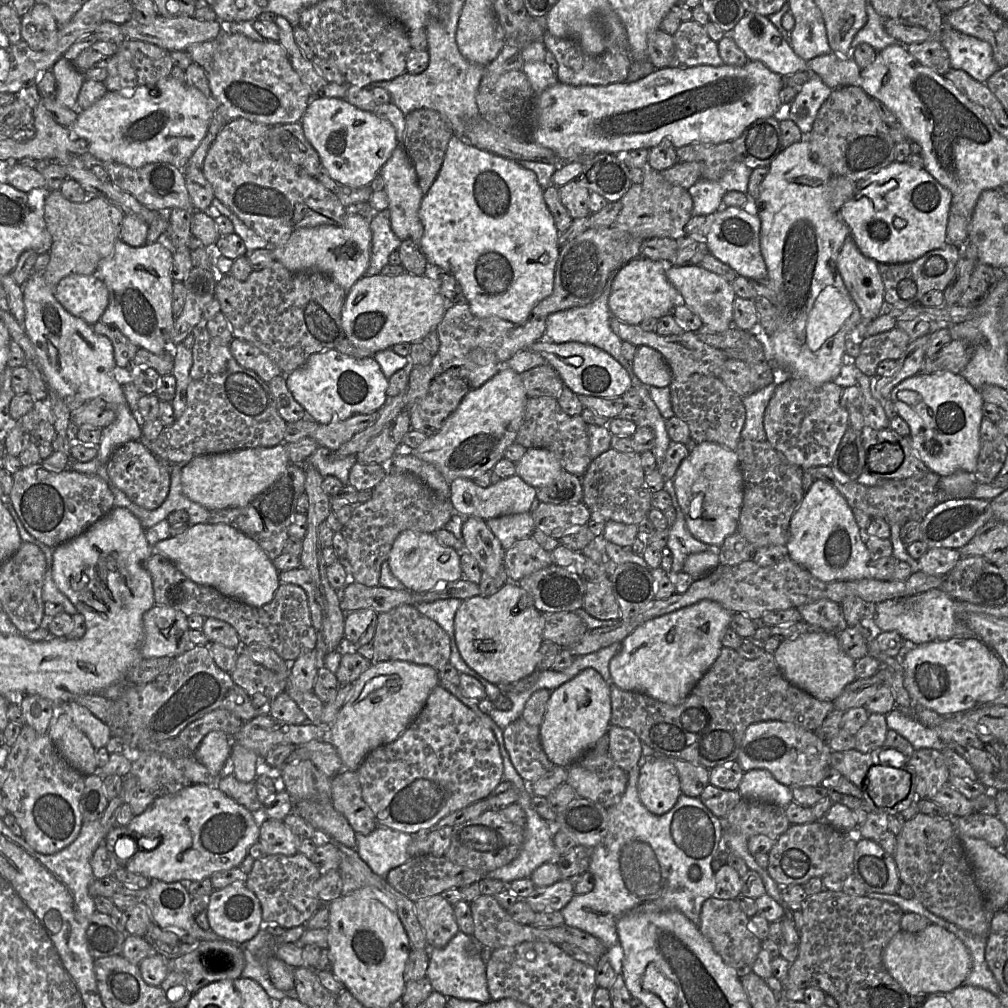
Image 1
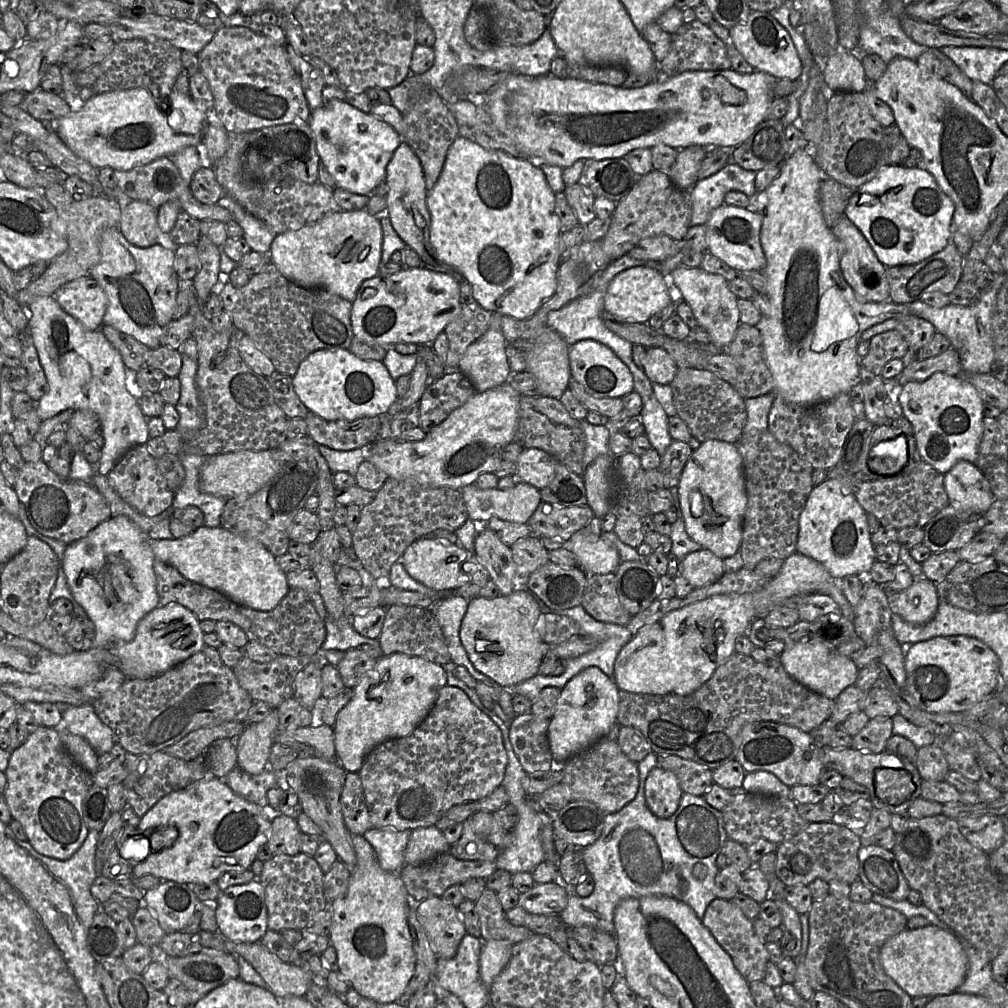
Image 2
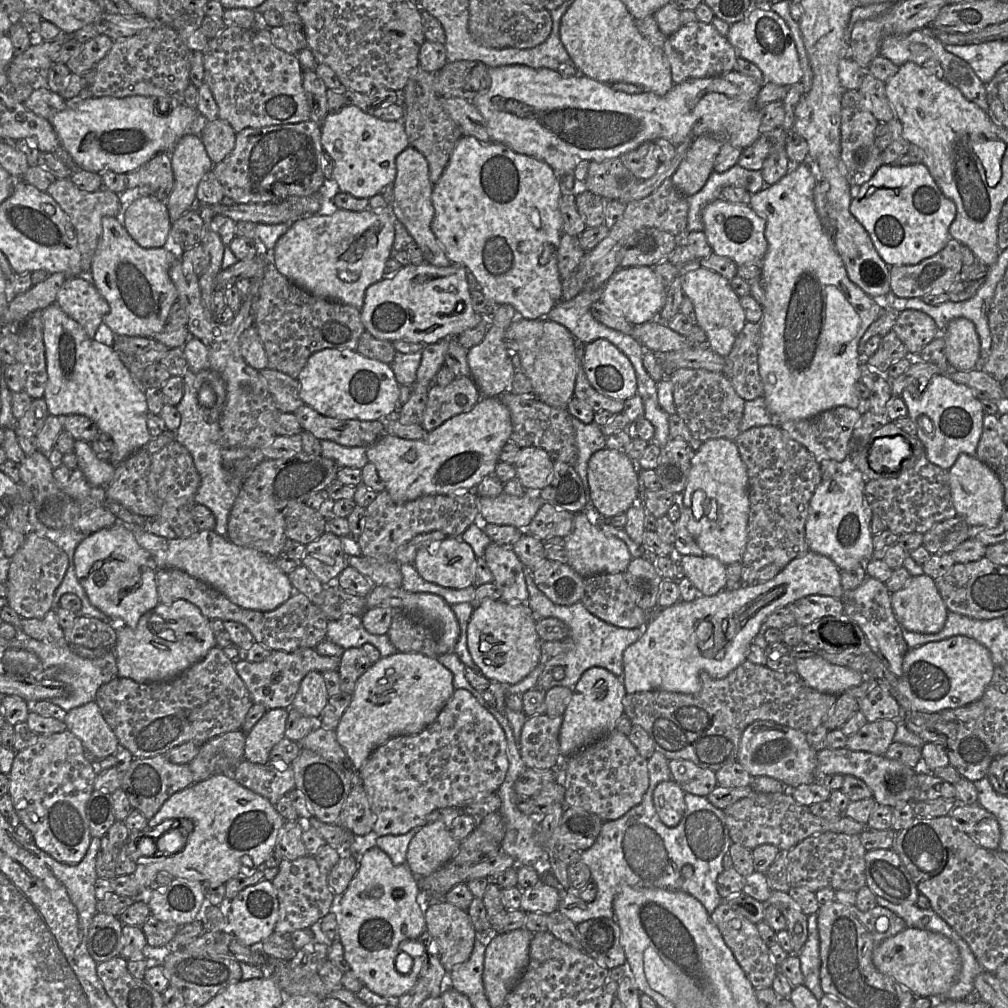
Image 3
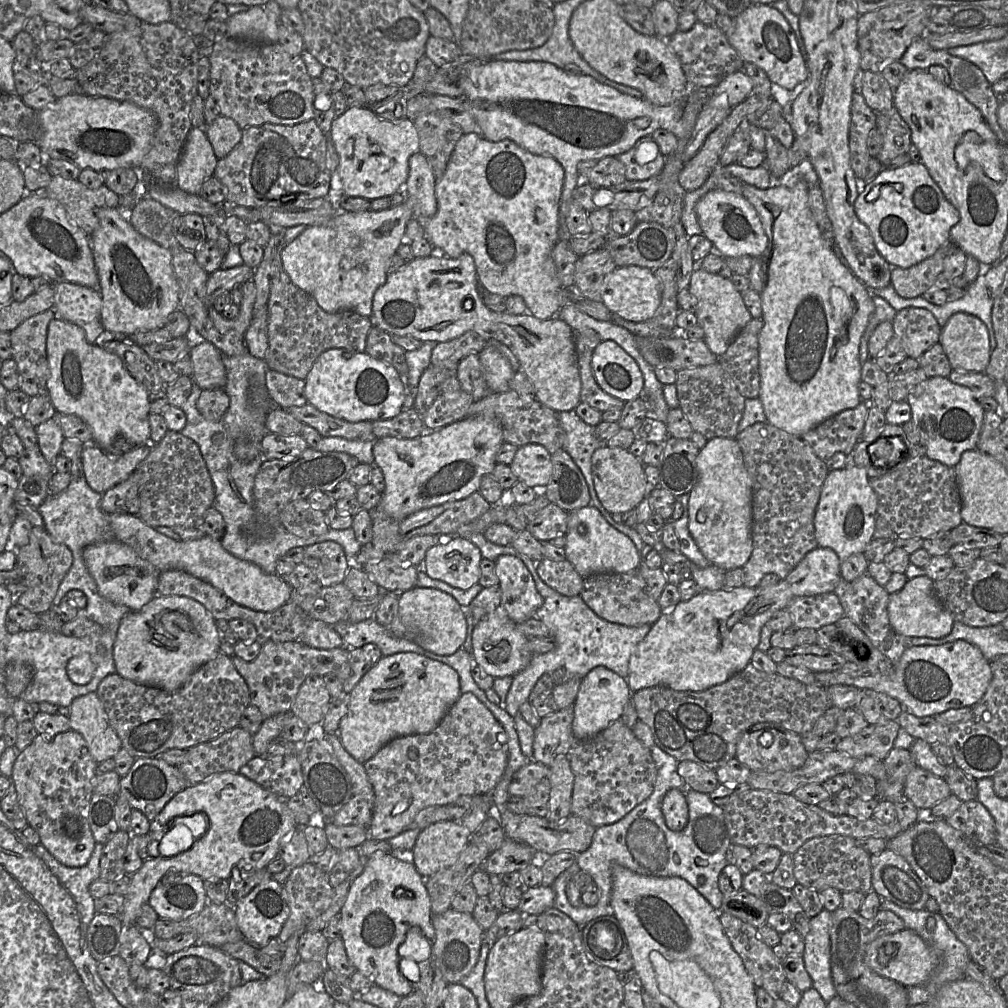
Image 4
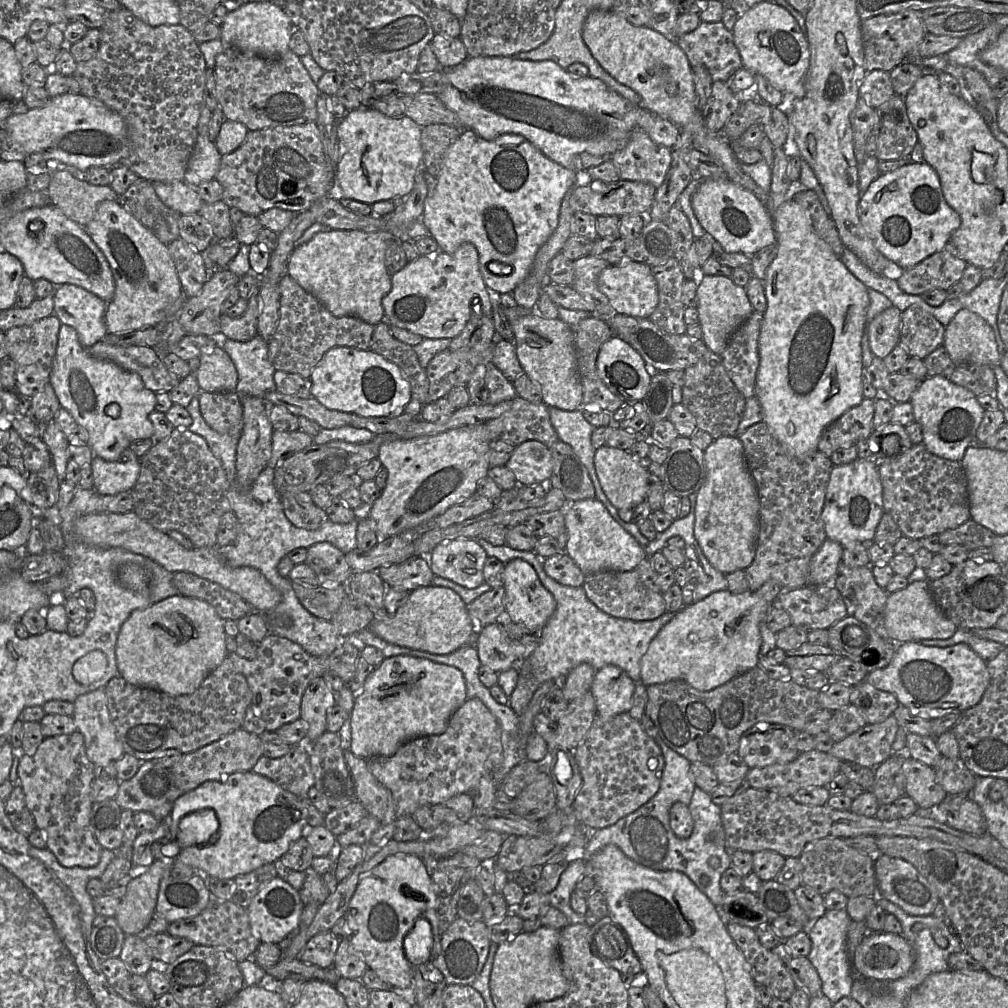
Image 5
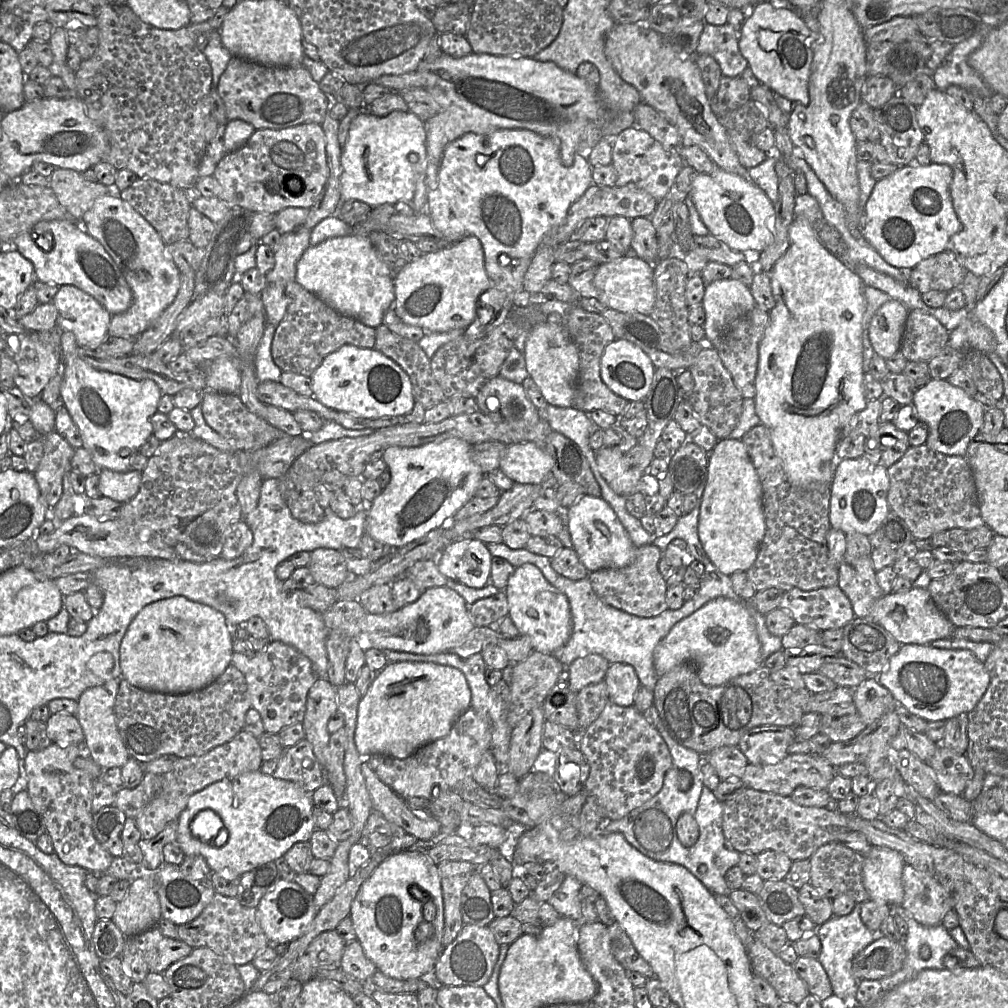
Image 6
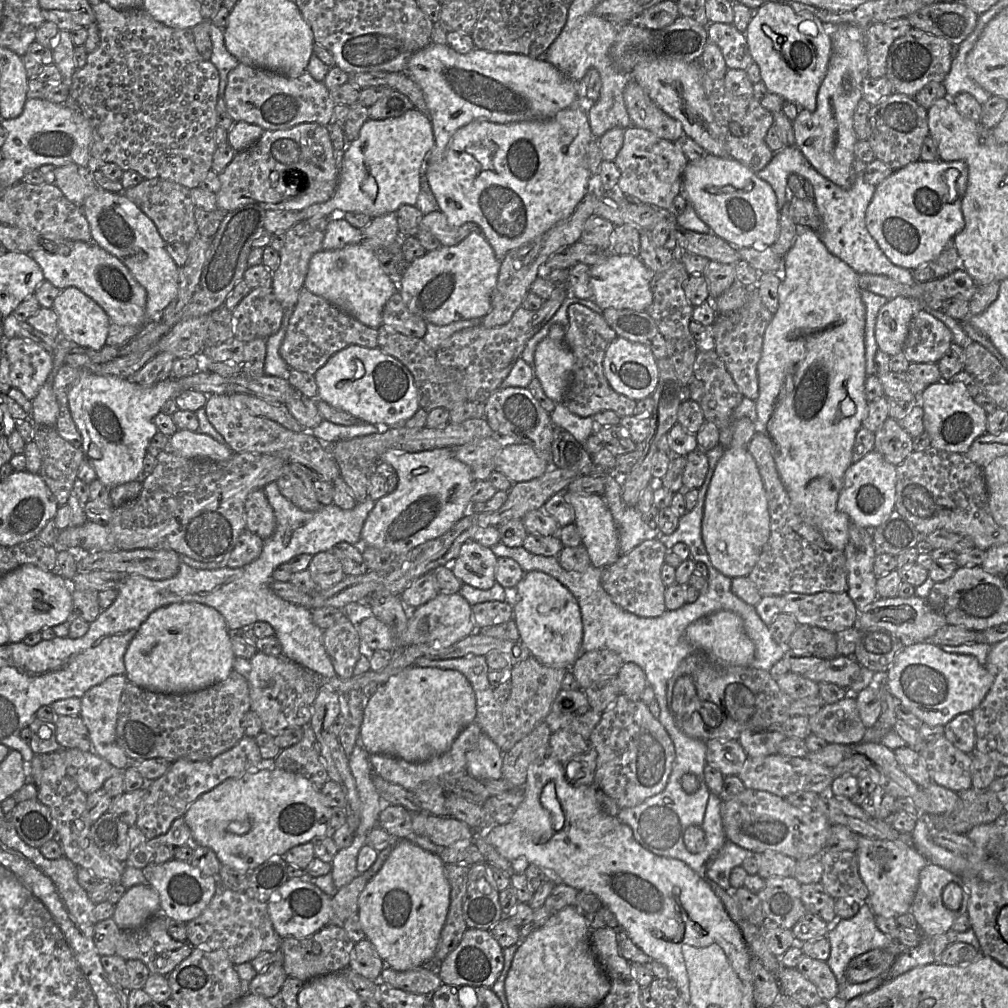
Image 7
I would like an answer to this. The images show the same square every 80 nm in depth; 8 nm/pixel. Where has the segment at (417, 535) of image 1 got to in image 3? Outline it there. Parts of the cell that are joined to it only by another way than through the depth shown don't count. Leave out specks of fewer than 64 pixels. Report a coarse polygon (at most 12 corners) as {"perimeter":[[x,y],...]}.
{"perimeter":[[448,537],[420,548],[413,566],[428,582],[474,583],[469,544]]}

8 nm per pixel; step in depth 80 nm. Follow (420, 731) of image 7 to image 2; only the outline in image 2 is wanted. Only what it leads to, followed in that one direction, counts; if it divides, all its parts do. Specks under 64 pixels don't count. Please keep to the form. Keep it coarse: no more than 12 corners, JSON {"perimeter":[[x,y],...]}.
{"perimeter":[[382,656],[333,726],[337,761],[359,773],[409,736],[447,685],[442,665]]}

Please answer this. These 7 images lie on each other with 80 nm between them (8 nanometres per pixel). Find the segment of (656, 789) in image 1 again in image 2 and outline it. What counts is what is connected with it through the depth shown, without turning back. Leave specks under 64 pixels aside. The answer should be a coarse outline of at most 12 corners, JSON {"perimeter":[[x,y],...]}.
{"perimeter":[[653,768],[645,799],[658,818],[678,809],[683,791],[676,775]]}

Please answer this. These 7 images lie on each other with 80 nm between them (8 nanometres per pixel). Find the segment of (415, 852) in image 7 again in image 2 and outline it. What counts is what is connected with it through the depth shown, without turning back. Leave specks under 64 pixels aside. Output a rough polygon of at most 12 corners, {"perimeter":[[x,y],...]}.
{"perimeter":[[352,835],[357,864],[329,902],[352,989],[398,1002],[417,962],[408,893]]}

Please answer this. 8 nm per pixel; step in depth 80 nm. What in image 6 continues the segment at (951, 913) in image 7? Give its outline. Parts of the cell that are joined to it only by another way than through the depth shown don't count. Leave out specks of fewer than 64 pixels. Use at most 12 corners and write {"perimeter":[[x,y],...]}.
{"perimeter":[[909,864],[900,906],[923,926],[942,924],[951,891]]}

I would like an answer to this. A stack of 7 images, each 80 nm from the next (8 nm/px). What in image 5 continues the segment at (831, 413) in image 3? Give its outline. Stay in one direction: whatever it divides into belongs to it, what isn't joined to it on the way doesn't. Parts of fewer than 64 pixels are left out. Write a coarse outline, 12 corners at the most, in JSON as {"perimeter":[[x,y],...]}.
{"perimeter":[[875,400],[830,424],[818,451],[831,458],[874,431]]}

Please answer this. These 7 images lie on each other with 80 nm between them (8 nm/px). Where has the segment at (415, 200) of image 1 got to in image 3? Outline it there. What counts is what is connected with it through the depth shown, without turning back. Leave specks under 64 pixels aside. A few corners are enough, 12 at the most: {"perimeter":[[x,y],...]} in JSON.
{"perimeter":[[410,145],[396,157],[390,207],[424,262],[453,265],[431,230],[433,184]]}

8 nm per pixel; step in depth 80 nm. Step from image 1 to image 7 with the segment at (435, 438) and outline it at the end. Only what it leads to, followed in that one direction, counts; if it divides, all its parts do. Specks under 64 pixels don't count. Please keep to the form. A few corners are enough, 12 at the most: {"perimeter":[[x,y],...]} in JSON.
{"perimeter":[[450,448],[387,451],[398,477],[361,546],[395,556],[469,512],[475,480]]}

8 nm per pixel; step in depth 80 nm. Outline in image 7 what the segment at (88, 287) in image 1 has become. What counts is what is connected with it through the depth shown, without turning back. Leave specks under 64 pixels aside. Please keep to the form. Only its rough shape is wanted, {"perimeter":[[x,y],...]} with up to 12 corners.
{"perimeter":[[76,287],[64,288],[52,308],[58,329],[81,347],[106,345],[112,322]]}

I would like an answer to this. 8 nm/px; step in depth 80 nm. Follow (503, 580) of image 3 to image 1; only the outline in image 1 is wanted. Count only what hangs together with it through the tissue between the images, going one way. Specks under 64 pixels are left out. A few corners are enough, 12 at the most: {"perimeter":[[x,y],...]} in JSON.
{"perimeter":[[476,517],[465,518],[464,549],[496,577],[506,550]]}

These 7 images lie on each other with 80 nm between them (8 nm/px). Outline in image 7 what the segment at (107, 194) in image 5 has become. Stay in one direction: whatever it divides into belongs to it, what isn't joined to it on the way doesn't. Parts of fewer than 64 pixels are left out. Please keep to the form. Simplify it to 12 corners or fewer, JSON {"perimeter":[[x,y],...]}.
{"perimeter":[[55,168],[54,184],[78,206],[99,188],[91,168]]}

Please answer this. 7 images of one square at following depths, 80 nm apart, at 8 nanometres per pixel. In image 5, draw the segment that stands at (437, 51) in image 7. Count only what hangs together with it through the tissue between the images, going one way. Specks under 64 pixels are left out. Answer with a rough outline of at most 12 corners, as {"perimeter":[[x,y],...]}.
{"perimeter":[[468,57],[437,94],[493,141],[526,138],[585,171],[636,106],[550,60]]}

